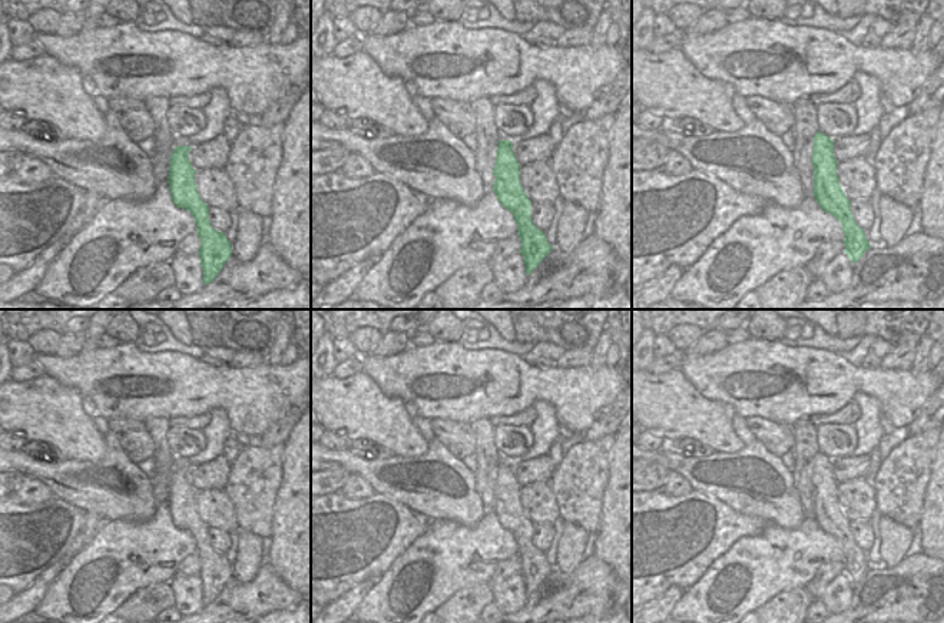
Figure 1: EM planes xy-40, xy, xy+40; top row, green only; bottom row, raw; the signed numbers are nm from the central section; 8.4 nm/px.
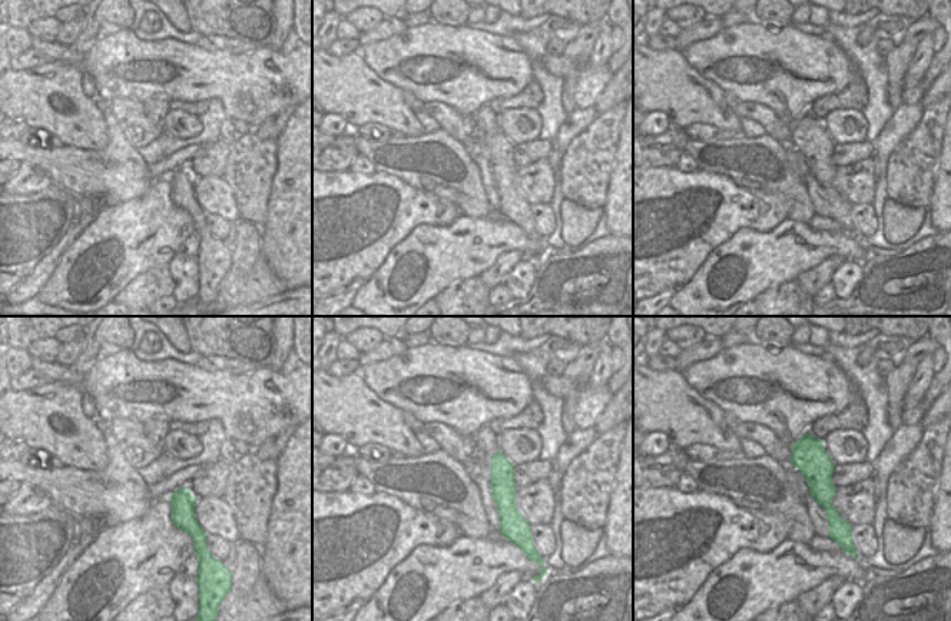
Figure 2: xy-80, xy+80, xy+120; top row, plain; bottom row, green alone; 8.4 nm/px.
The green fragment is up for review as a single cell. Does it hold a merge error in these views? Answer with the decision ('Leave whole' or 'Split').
Leave whole.

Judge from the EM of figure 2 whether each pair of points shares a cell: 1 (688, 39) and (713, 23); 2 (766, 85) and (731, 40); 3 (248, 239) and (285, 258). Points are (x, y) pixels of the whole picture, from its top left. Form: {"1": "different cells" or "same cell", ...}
{"1": "same cell", "2": "same cell", "3": "different cells"}

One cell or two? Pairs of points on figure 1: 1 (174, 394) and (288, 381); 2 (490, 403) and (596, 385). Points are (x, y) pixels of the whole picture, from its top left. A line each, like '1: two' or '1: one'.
1: one
2: one

